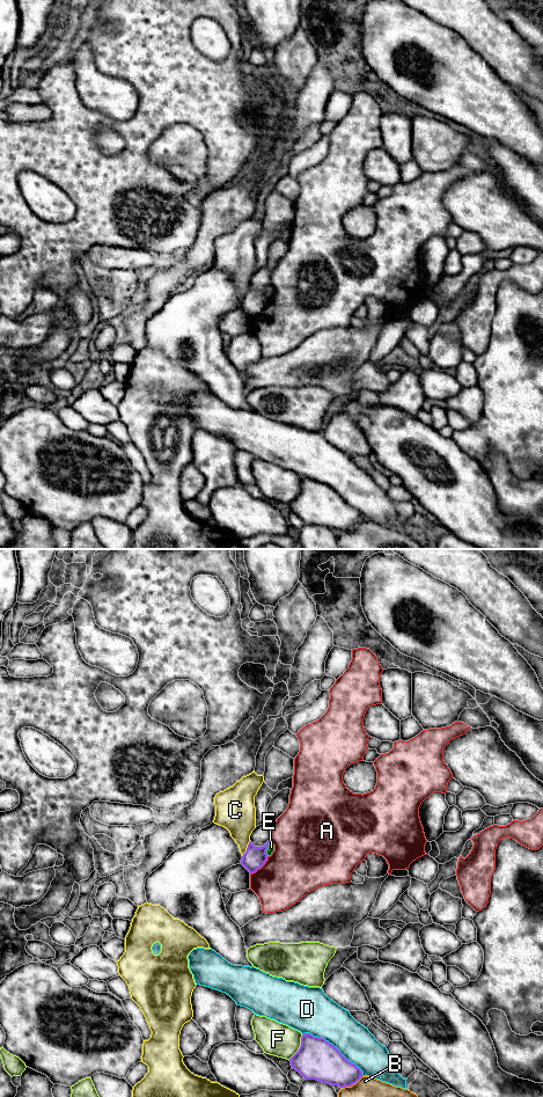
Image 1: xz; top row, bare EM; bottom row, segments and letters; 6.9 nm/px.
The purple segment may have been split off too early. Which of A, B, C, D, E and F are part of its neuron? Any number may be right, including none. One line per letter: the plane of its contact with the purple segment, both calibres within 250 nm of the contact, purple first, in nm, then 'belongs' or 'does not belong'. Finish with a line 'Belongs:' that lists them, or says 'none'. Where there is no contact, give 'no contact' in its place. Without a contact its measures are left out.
A: xz | 160/400 nm | does not belong
B: xz | 260/360 nm | does not belong
C: xz | 160/240 nm | does not belong
D: xz | 280/280 nm | does not belong
E: xz | 160/50 nm | does not belong
F: xz | 280/240 nm | does not belong
Belongs: none

